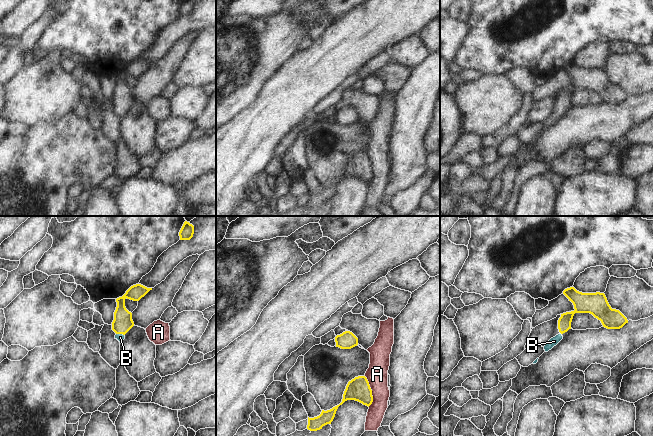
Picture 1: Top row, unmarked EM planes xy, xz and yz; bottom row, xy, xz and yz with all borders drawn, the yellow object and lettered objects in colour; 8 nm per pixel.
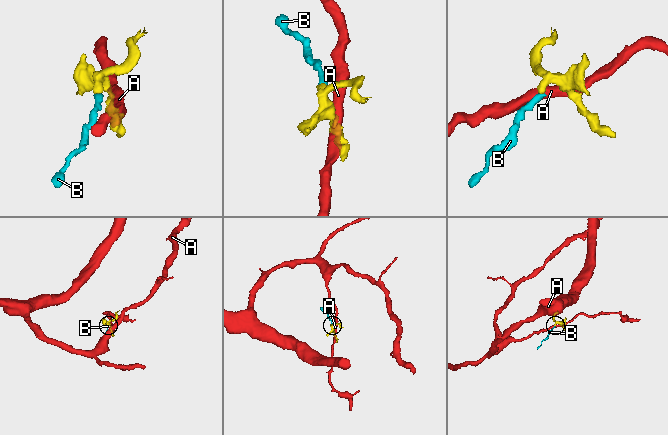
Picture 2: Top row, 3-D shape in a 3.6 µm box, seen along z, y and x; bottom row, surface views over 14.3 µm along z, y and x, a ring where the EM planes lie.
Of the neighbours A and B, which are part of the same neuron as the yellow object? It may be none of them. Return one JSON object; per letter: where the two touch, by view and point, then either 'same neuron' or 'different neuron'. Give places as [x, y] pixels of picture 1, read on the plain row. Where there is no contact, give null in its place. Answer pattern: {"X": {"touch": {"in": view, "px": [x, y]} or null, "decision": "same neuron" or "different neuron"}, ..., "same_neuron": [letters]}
{"A": {"touch": {"in": "xz", "px": [371, 167]}, "decision": "different neuron"}, "B": {"touch": {"in": "xy", "px": [120, 109]}, "decision": "same neuron"}, "same_neuron": ["B"]}

